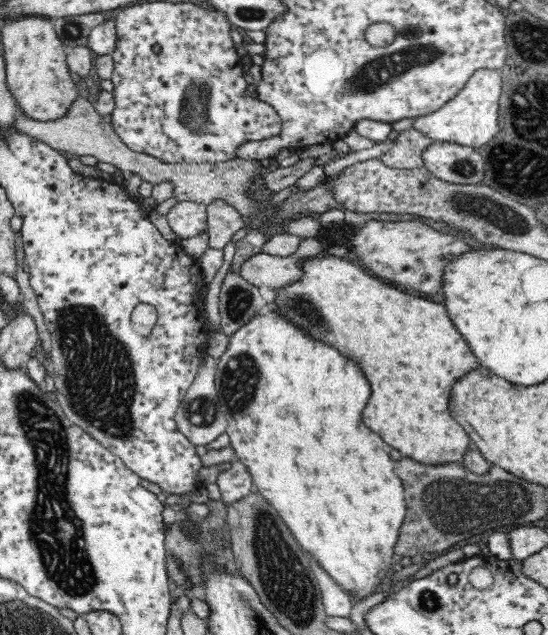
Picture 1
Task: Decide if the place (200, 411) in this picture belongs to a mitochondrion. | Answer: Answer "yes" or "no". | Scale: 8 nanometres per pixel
yes

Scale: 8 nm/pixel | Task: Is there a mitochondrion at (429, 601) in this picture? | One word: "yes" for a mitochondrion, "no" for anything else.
yes

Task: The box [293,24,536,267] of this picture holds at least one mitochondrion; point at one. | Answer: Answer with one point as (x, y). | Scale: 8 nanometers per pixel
(373, 75)

